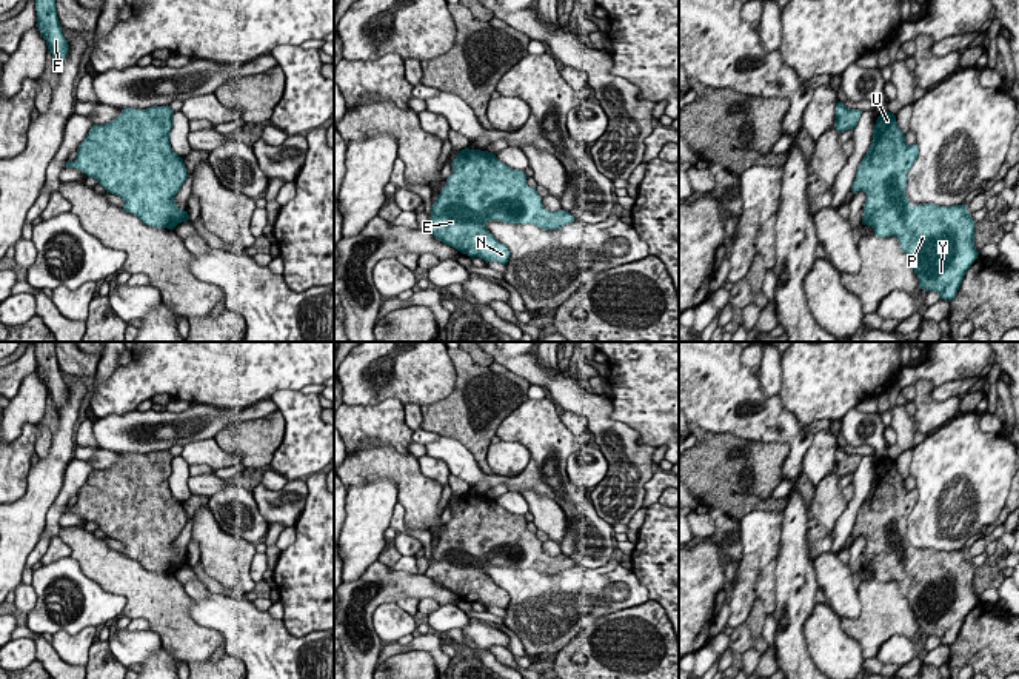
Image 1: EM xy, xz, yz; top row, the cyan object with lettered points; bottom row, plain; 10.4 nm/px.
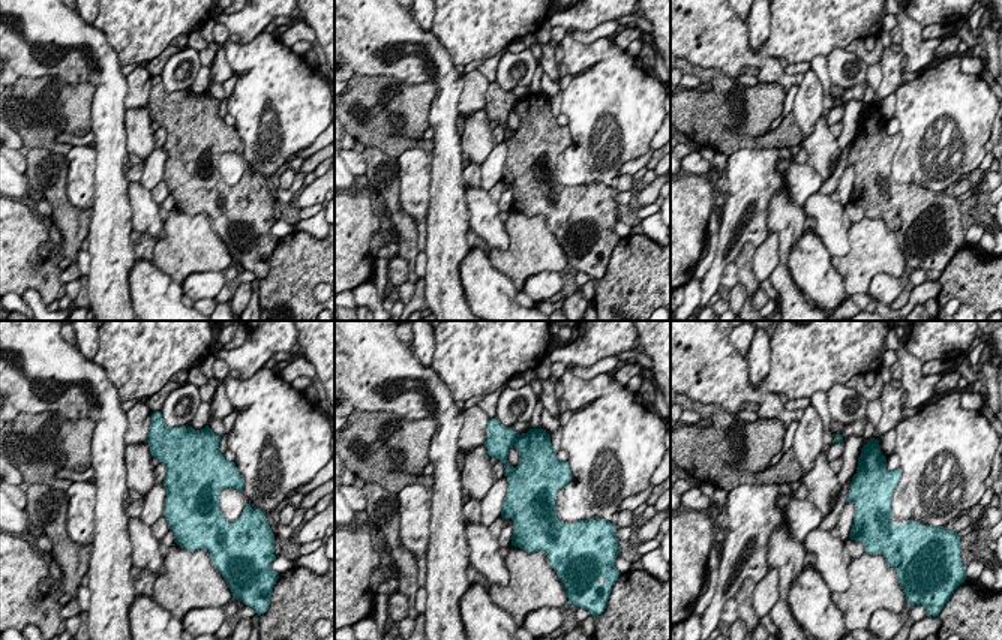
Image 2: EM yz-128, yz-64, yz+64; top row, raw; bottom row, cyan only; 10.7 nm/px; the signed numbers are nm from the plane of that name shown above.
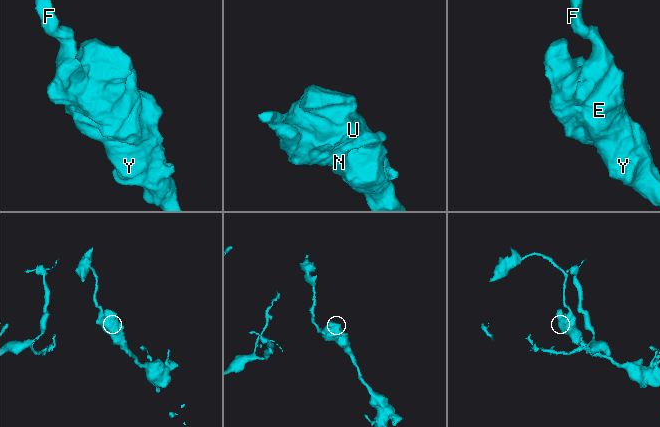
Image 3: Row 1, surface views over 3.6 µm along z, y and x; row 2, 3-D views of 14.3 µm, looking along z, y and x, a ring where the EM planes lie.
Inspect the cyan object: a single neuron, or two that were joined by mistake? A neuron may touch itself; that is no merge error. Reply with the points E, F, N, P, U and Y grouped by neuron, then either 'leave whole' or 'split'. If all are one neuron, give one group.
E F N P U Y | leave whole

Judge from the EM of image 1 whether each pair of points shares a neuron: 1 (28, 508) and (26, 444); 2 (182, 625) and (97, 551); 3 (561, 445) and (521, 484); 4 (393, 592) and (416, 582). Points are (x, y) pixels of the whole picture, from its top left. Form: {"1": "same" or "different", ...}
{"1": "different", "2": "same", "3": "same", "4": "same"}

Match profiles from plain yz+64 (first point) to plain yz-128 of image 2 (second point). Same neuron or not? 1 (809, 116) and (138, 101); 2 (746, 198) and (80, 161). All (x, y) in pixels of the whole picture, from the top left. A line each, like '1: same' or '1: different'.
1: same
2: same

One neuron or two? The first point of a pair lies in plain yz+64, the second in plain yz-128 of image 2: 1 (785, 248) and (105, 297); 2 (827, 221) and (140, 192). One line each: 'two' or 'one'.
1: one
2: one

